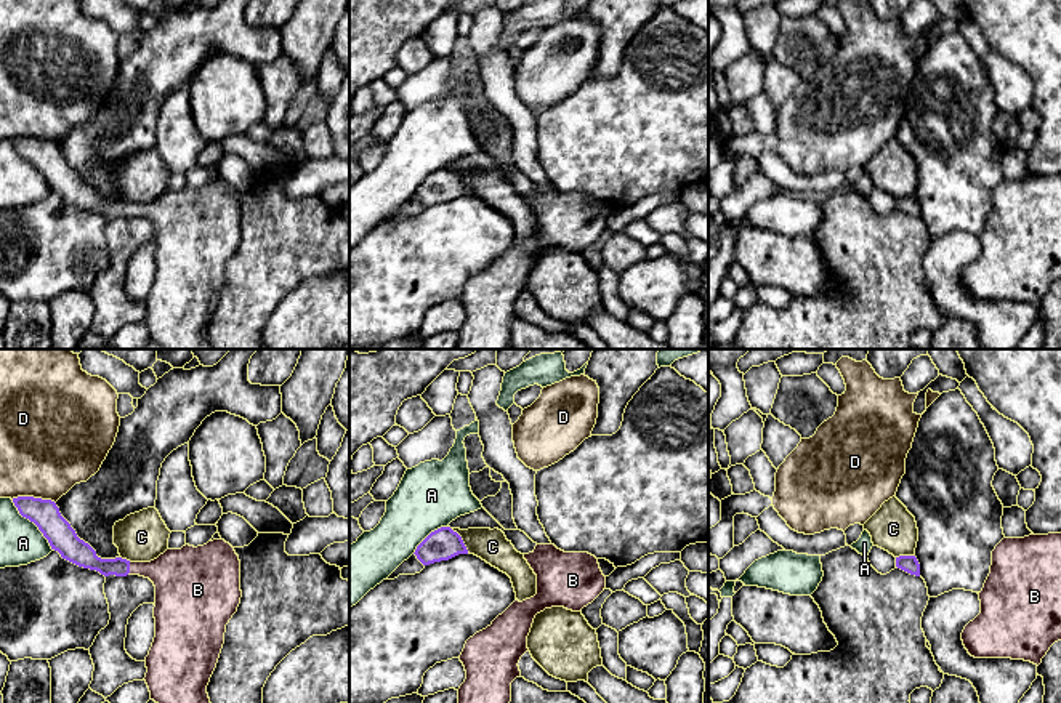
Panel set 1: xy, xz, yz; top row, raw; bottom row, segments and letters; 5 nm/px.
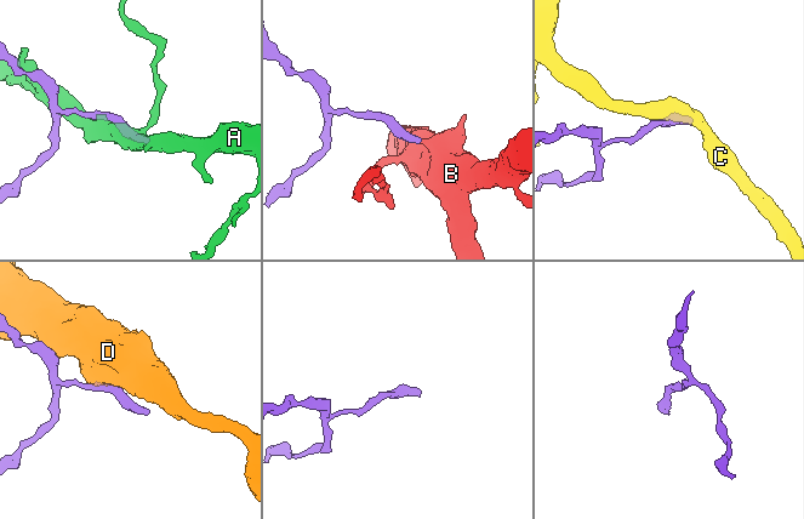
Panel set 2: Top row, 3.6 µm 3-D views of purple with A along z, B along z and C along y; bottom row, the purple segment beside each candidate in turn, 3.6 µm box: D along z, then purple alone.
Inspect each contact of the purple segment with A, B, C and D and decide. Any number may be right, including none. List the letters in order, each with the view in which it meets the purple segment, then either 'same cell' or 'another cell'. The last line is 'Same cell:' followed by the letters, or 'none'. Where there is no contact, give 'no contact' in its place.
A: xy | another cell
B: xy | same cell
C: xz | another cell
D: xy | another cell
Same cell: B

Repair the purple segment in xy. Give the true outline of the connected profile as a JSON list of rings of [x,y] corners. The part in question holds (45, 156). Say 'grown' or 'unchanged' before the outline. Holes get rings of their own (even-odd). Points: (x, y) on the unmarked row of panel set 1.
grown; [[[13,139],[63,200],[104,218],[139,216],[155,227],[155,279],[146,298],[151,341],[163,349],[213,349],[207,327],[226,266],[240,245],[240,202],[224,181],[167,191],[151,203],[101,200],[80,181],[51,141]]]

